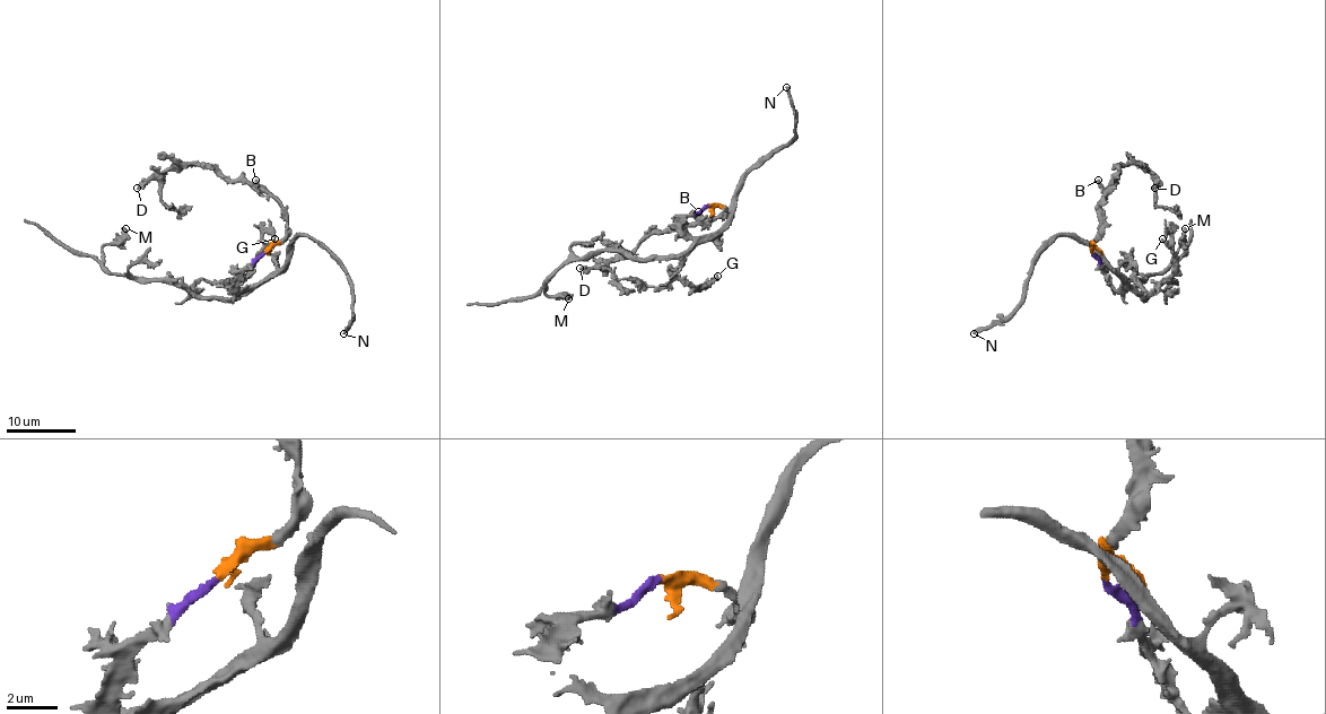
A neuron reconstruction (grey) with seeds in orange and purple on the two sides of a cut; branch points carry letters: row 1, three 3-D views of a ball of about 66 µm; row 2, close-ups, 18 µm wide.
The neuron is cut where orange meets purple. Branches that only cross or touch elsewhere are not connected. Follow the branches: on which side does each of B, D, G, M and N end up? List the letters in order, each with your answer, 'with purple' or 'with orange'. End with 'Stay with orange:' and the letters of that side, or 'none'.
B: with orange
D: with orange
G: with purple
M: with purple
N: with purple
Stay with orange: B, D

